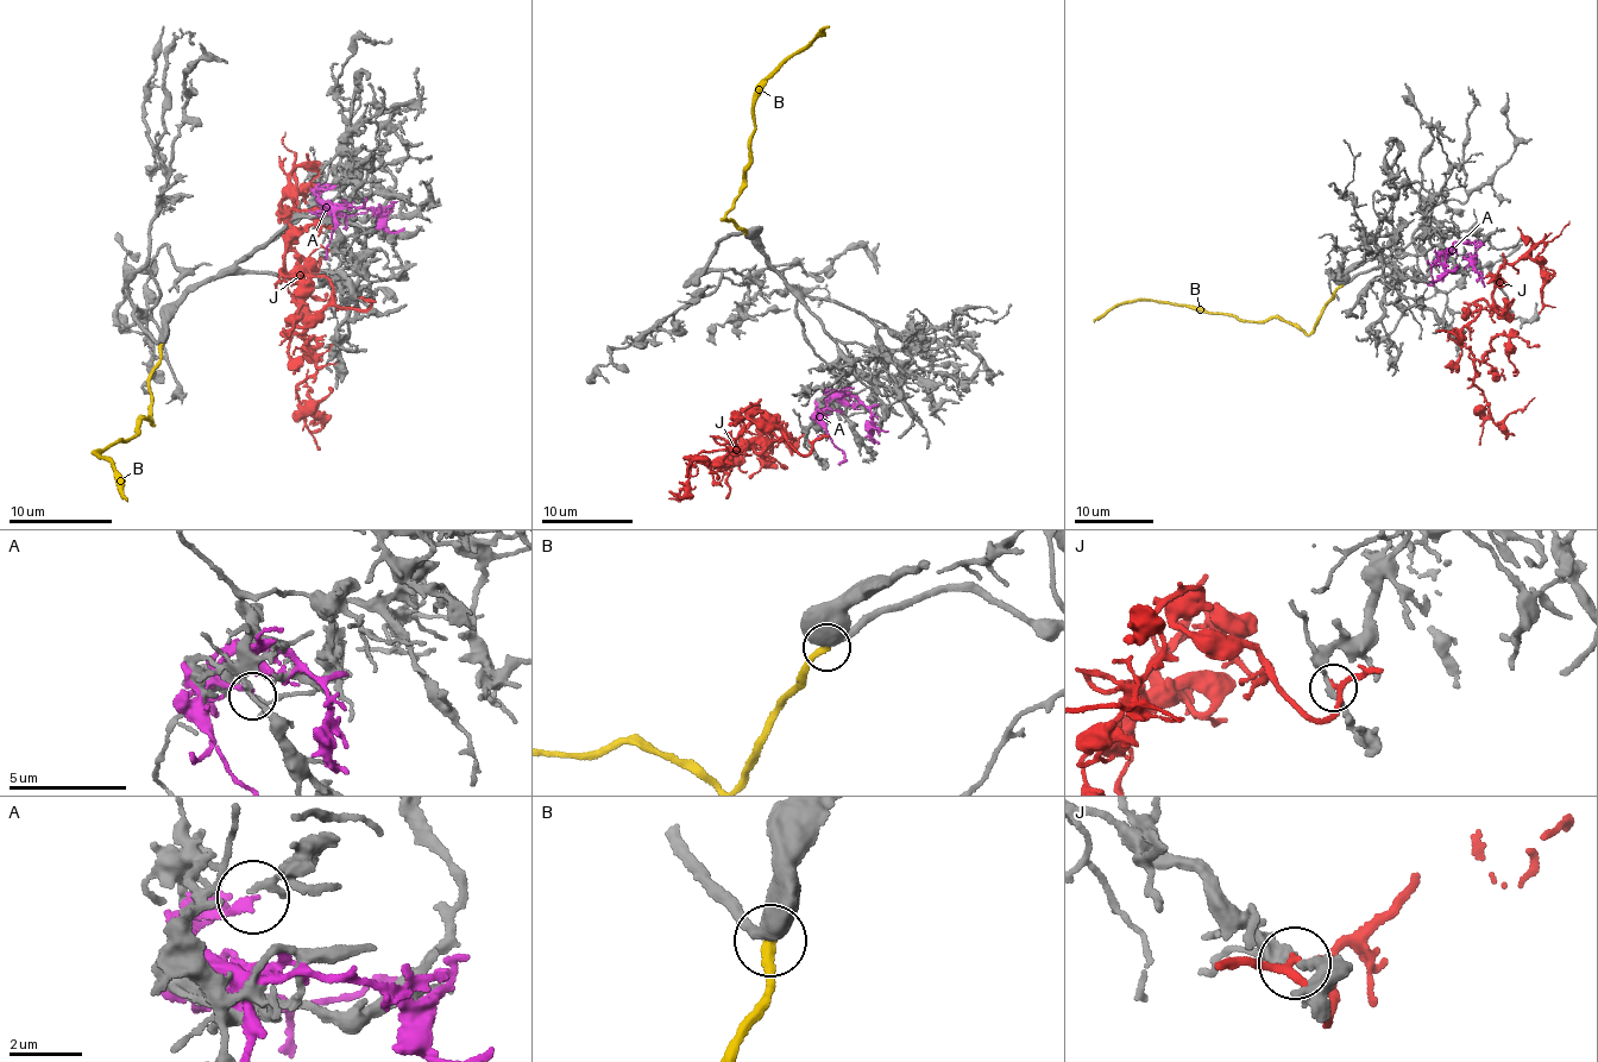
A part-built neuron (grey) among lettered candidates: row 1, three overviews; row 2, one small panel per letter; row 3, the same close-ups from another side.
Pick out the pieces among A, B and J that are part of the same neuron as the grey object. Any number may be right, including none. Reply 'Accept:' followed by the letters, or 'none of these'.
Accept: B

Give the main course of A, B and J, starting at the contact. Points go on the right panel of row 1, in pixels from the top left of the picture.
A: (1468, 242), (1438, 256), (1444, 271), (1436, 281), (1430, 281)
B: (1341, 286), (1308, 333), (1277, 318), (1253, 321), (1150, 300), (1122, 302), (1093, 321)
J: (1453, 331), (1463, 340), (1507, 263), (1541, 266), (1541, 301), (1554, 307)

